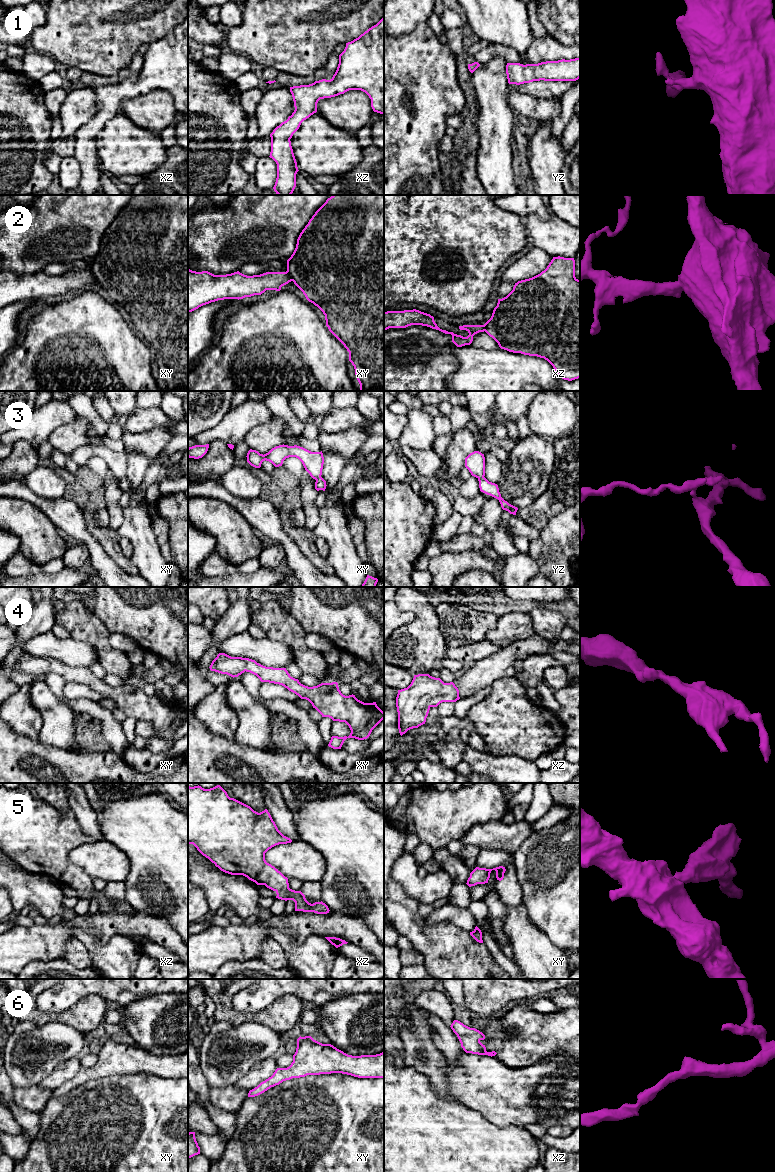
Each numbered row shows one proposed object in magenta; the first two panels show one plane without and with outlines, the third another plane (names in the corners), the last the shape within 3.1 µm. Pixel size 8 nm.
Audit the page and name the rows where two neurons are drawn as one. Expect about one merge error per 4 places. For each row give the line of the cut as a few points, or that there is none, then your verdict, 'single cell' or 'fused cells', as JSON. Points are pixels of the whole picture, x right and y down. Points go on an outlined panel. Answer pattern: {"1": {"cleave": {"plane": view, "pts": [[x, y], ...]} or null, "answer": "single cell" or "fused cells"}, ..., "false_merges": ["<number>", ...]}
{"1": {"cleave": null, "answer": "single cell"}, "2": {"cleave": {"plane": "xy", "pts": [[286, 271], [292, 280]]}, "answer": "fused cells"}, "3": {"cleave": {"plane": "xy", "pts": [[320, 476], [315, 479]]}, "answer": "fused cells"}, "4": {"cleave": null, "answer": "single cell"}, "5": {"cleave": null, "answer": "single cell"}, "6": {"cleave": null, "answer": "single cell"}, "false_merges": ["2", "3"]}

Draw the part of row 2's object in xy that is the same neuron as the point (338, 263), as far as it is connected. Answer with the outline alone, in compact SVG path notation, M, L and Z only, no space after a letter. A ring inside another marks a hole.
M332 195L328 198L300 233L296 248L287 260L287 273L306 299L323 312L329 331L349 352L360 391L384 391L384 195Z

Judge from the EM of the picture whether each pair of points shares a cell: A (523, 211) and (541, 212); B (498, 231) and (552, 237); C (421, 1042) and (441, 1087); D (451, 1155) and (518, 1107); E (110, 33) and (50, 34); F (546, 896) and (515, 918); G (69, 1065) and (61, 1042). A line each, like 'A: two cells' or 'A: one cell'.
A: one cell
B: two cells
C: one cell
D: two cells
E: one cell
F: two cells
G: two cells

